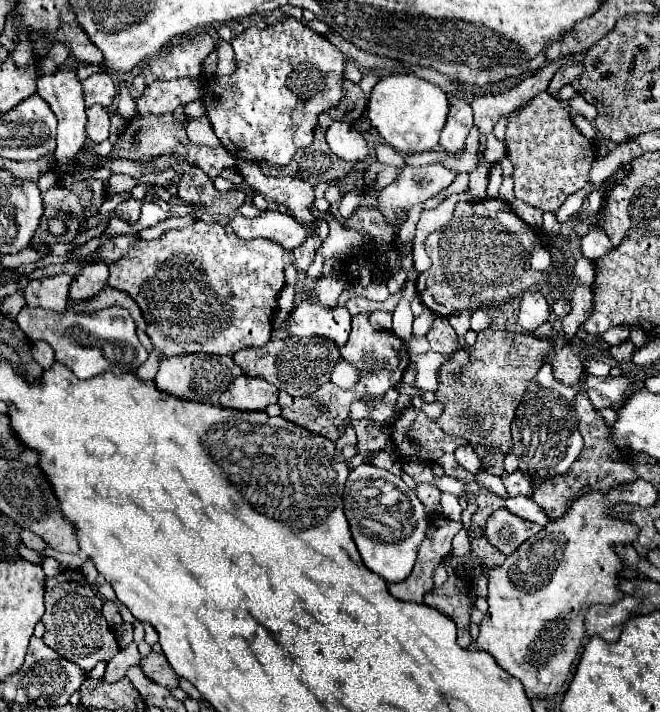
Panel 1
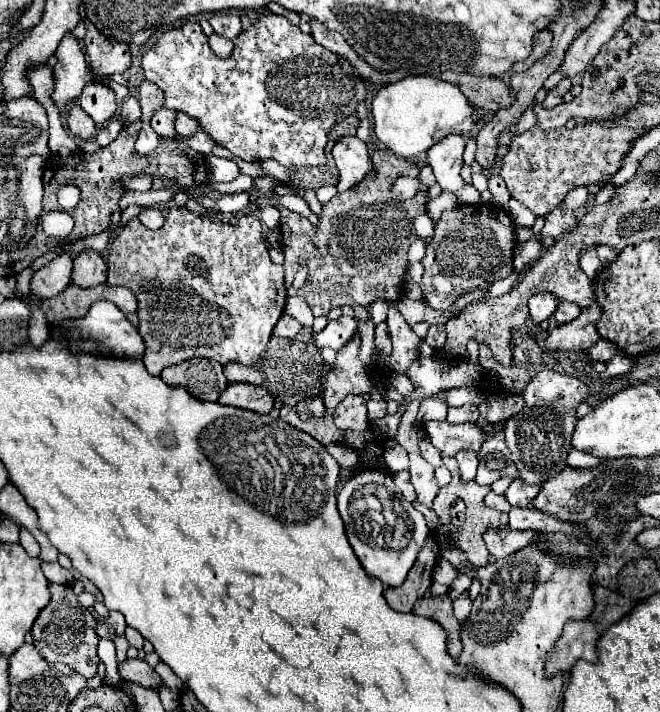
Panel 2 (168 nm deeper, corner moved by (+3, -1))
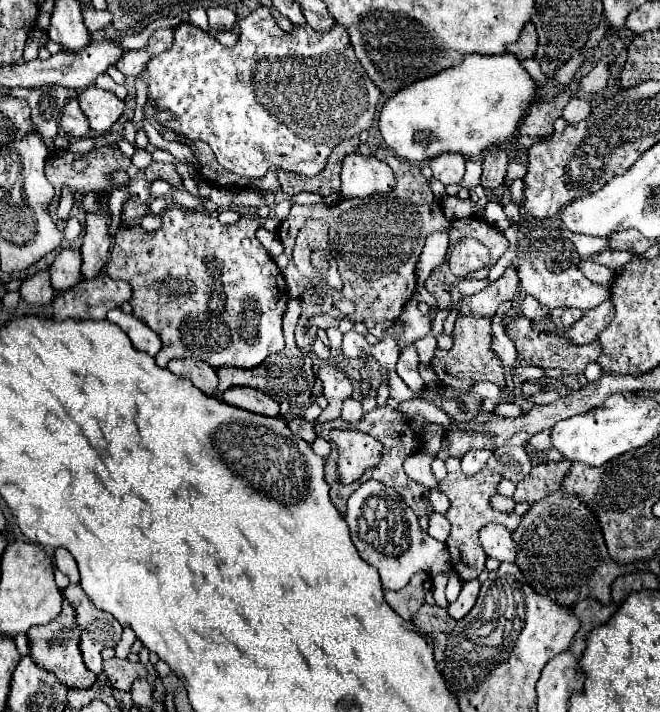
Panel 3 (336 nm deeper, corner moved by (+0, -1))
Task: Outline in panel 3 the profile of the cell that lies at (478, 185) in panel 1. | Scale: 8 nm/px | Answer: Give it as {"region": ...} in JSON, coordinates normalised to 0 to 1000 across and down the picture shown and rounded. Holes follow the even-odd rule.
{"region":[[[671,215],[665,221],[656,221],[650,232],[656,237],[656,249],[674,260],[698,257],[705,246],[705,223],[698,215]]]}

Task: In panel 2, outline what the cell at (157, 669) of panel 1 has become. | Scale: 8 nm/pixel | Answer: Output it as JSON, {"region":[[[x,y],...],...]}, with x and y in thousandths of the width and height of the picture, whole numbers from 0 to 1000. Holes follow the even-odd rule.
{"region":[[[191,926],[188,931],[179,931],[179,945],[188,956],[197,959],[209,959],[215,965],[239,965],[242,951],[236,948],[236,942],[215,926]]]}

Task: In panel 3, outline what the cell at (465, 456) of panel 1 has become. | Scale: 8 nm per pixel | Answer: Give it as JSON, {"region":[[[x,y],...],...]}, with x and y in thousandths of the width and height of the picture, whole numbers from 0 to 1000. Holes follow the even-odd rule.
{"region":[[[714,631],[714,633],[708,633],[705,642],[698,645],[702,664],[708,670],[717,670],[720,664],[726,664],[735,656],[741,642],[744,642],[744,633],[735,633],[735,631]]]}

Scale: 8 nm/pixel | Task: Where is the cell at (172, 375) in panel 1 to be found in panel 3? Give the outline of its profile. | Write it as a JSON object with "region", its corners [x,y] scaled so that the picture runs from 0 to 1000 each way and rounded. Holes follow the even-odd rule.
{"region":[[[262,504],[253,518],[271,529],[289,532],[289,538],[305,546],[311,555],[332,558],[329,552],[329,521],[302,504]]]}

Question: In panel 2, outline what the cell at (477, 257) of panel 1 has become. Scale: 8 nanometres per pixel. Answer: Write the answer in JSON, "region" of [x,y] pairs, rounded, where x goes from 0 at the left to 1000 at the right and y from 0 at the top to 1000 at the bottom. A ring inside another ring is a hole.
{"region":[[[697,288],[670,299],[658,336],[645,350],[639,412],[642,423],[664,437],[676,437],[697,414],[727,400],[742,400],[776,383],[776,355],[782,344],[779,313],[758,291]]]}

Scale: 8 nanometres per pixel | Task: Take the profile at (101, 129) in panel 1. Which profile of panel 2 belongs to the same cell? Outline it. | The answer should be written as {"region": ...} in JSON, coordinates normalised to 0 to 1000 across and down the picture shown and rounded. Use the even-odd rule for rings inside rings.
{"region":[[[112,145],[106,150],[100,178],[118,195],[142,195],[145,192],[145,176],[136,170],[136,164],[130,164],[130,159],[124,159],[124,150],[118,145]]]}

